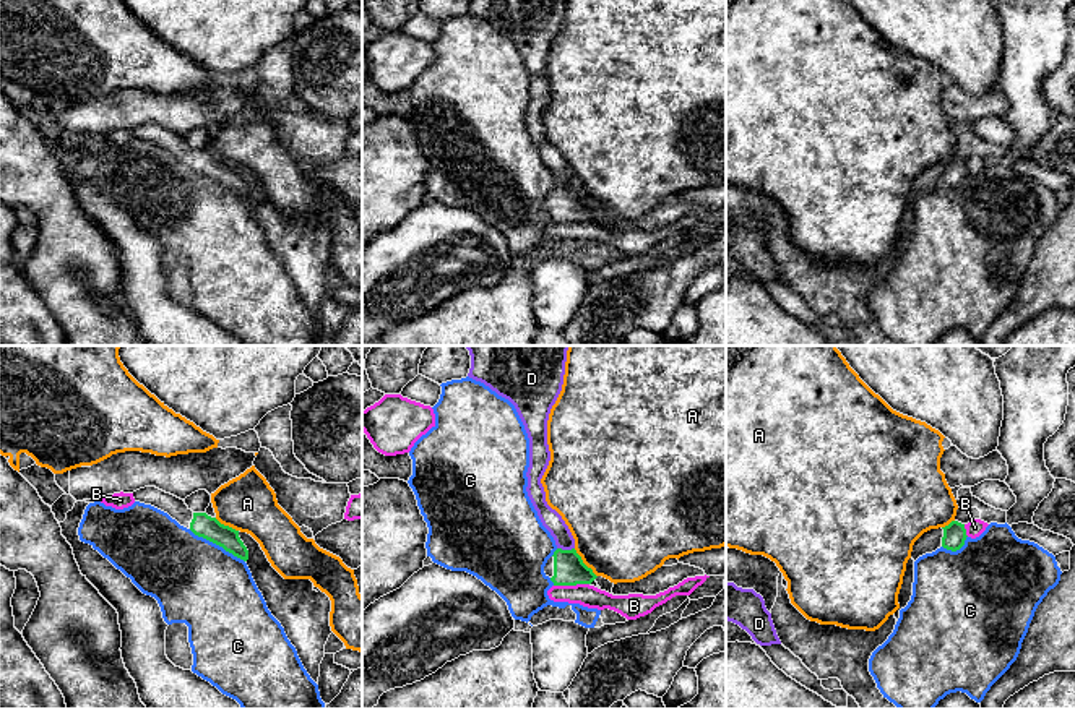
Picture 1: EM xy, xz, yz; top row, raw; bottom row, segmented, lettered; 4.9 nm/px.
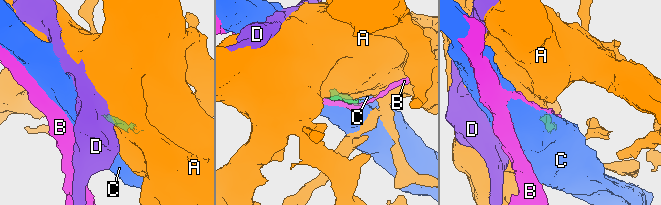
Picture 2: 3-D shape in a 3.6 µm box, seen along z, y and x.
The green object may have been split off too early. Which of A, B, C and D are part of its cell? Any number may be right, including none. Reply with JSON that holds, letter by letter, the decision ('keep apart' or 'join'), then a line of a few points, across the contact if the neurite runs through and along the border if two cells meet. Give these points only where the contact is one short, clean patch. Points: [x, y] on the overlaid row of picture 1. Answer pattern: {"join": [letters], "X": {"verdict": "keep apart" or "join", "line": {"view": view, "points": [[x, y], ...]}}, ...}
{"join": [], "A": {"verdict": "keep apart", "line": {"view": "xz", "points": [[574, 549], [596, 576]]}}, "B": {"verdict": "keep apart", "line": {"view": "xz", "points": [[588, 583], [554, 586]]}}, "C": {"verdict": "keep apart"}, "D": {"verdict": "keep apart", "line": {"view": "xz", "points": [[557, 547], [574, 549]]}}}

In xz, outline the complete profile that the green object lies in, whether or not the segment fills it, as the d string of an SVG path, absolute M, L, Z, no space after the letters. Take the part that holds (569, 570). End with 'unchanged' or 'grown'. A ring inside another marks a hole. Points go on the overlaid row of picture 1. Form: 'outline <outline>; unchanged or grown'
outline M557 548L544 566L554 586L591 584L598 576L588 568L575 548Z; grown

